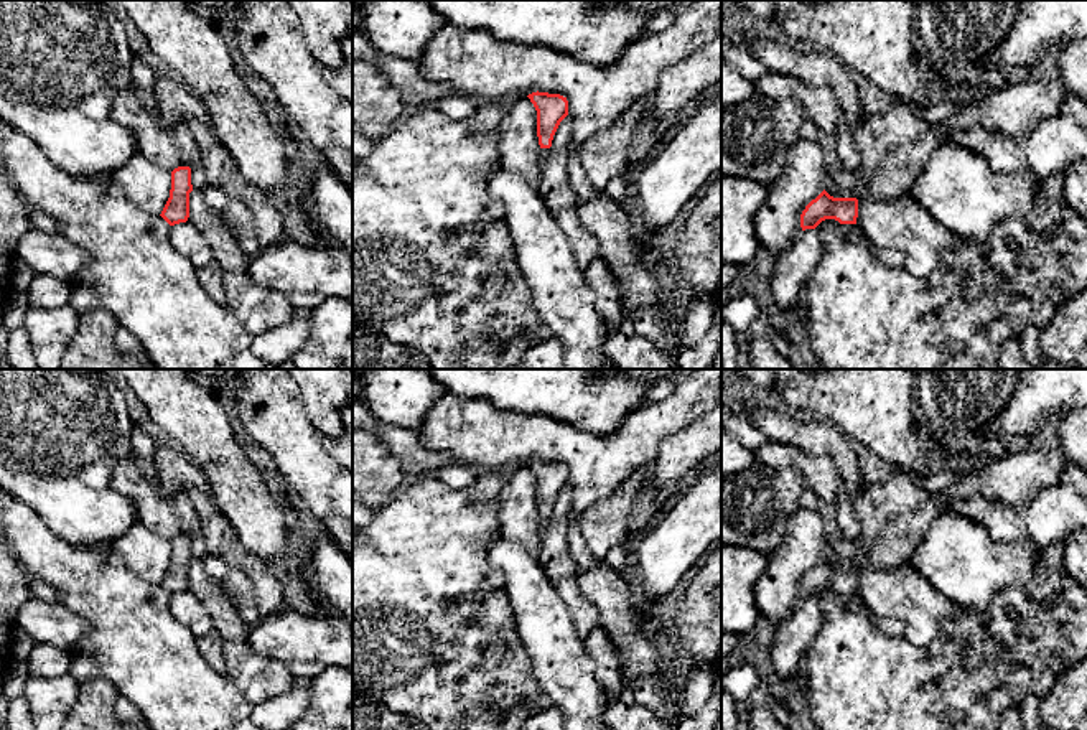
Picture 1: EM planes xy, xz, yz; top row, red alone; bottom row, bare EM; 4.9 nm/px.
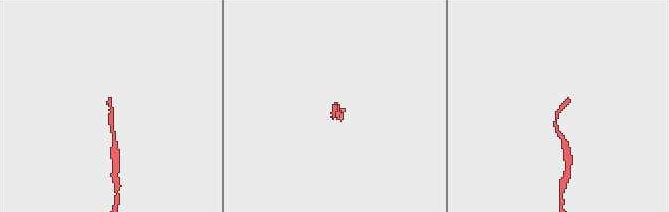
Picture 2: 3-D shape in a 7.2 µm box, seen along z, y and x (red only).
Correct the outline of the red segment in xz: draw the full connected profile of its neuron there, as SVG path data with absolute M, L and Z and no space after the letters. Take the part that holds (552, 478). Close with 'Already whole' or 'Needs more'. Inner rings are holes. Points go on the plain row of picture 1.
M532 461L527 465L537 480L537 506L540 514L540 536L545 532L553 504L568 484L568 470L560 463Z. Needs more

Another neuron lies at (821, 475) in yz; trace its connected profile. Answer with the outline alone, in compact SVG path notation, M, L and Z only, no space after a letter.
M776 440L763 443L754 455L758 461L772 470L797 470L804 478L805 488L812 489L819 501L830 506L835 504L843 481L832 458L815 456Z

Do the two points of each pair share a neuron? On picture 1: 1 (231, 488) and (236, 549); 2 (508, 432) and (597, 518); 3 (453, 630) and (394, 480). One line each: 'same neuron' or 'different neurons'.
1: different neurons
2: different neurons
3: different neurons

